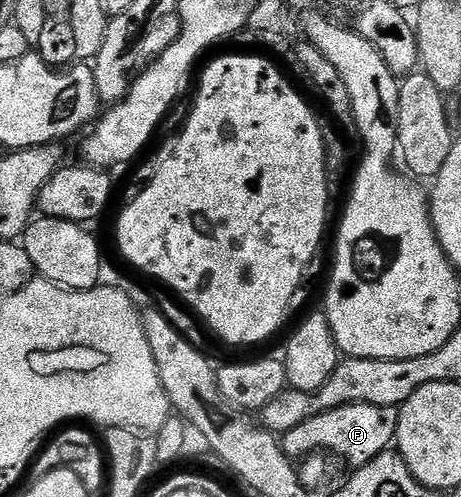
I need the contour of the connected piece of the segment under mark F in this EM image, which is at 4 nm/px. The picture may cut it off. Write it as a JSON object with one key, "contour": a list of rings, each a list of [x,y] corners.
{"contour":[[[369,404],[338,406],[334,410],[318,414],[314,418],[306,418],[306,422],[298,422],[298,426],[294,426],[294,430],[283,433],[280,448],[293,462],[300,462],[305,457],[316,453],[331,454],[330,452],[333,452],[334,455],[341,456],[349,464],[349,469],[355,470],[366,466],[371,460],[378,458],[378,454],[387,452],[393,447],[399,417],[399,411],[390,406],[370,406]]]}

